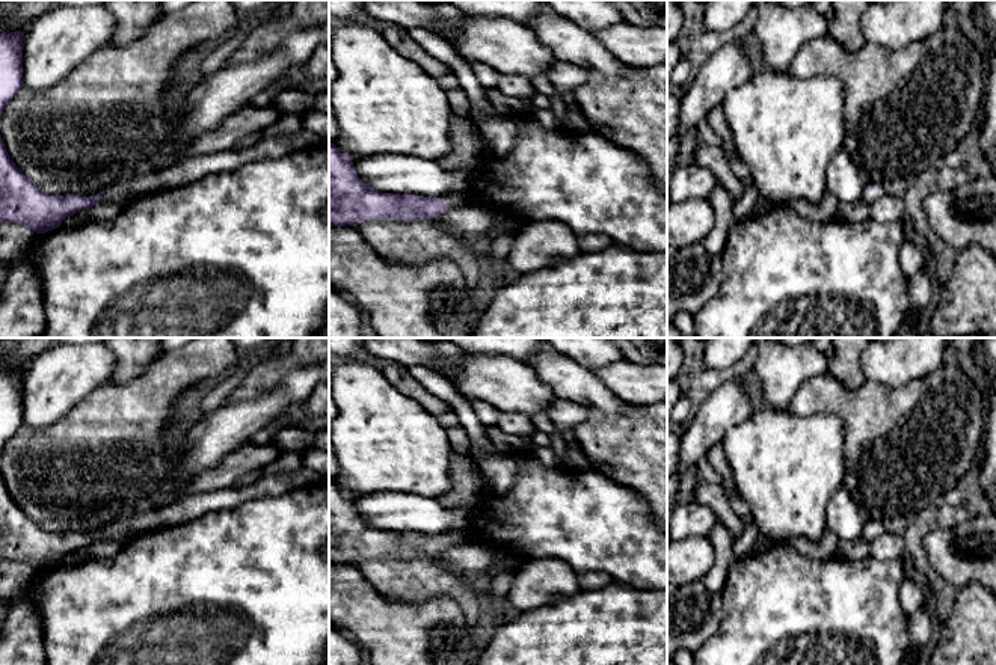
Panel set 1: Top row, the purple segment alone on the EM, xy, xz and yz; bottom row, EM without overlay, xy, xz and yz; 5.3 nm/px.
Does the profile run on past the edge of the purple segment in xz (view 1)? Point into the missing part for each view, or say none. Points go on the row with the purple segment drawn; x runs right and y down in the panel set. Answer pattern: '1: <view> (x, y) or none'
1: xz (453, 201)

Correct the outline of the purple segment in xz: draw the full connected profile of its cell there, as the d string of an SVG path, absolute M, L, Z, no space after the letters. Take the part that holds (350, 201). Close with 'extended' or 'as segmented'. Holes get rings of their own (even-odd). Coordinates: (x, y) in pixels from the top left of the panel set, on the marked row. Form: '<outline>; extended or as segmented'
M329 142L329 226L356 226L365 220L413 222L471 207L465 193L438 198L380 193L356 173L352 158Z; extended

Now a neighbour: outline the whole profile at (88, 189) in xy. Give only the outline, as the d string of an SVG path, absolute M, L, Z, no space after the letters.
M104 175L94 181L83 181L80 184L80 190L75 195L92 198L97 196L100 192L107 190L110 185L116 184L119 176L115 175Z

